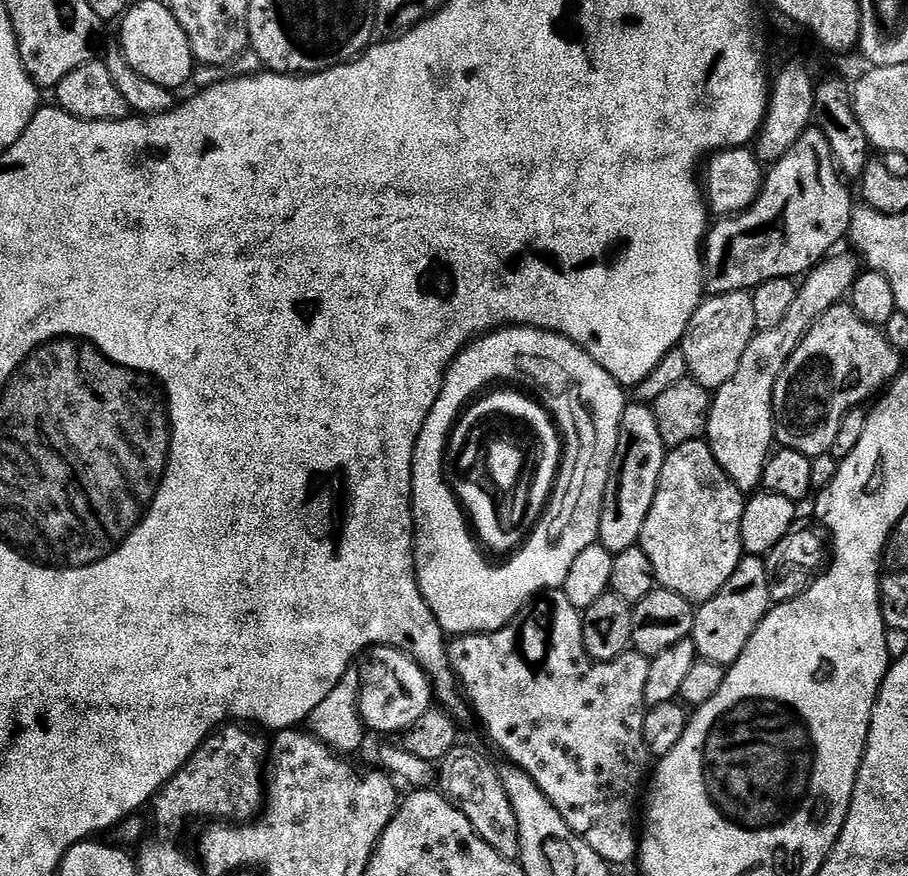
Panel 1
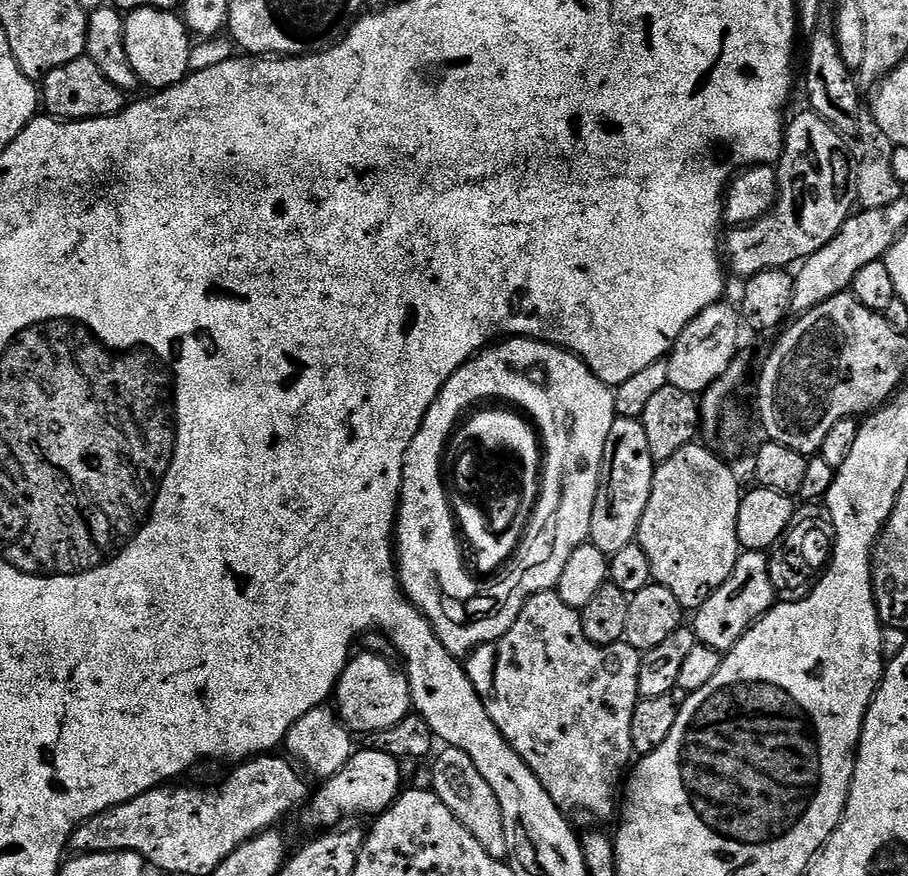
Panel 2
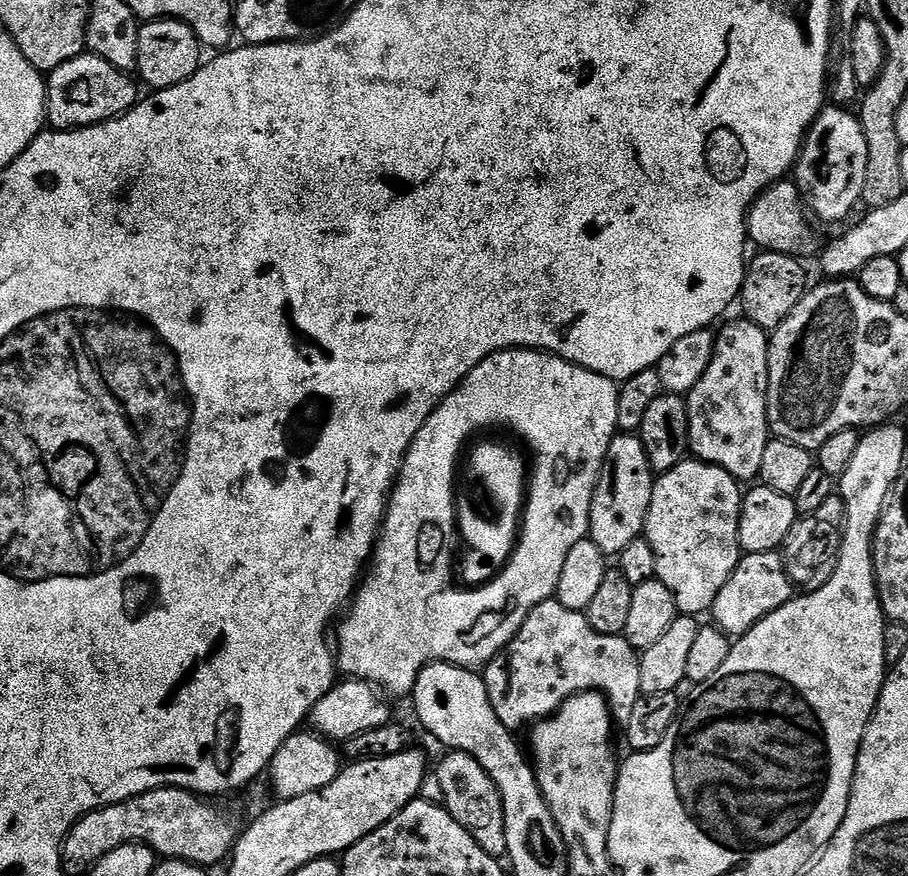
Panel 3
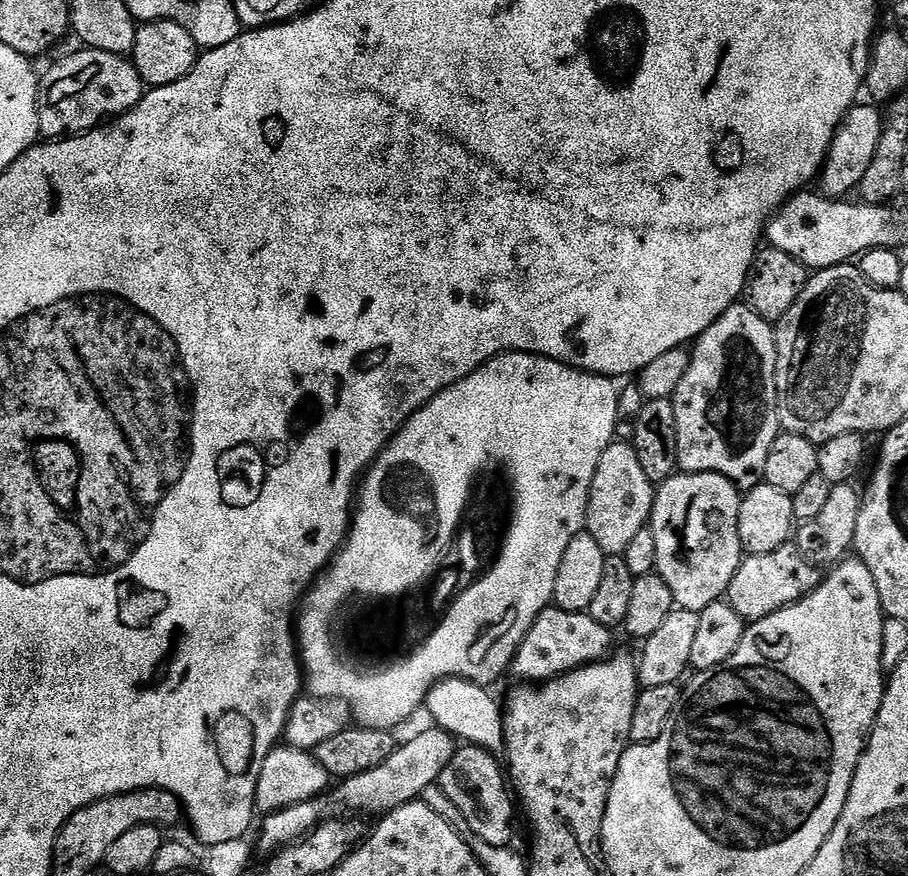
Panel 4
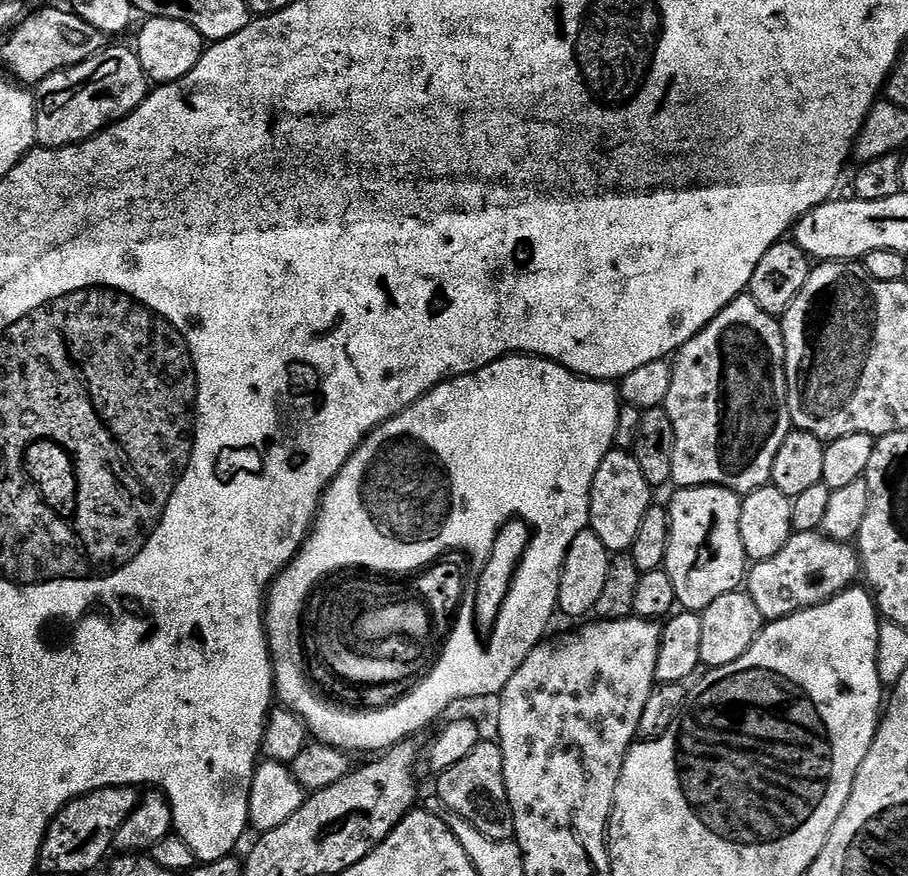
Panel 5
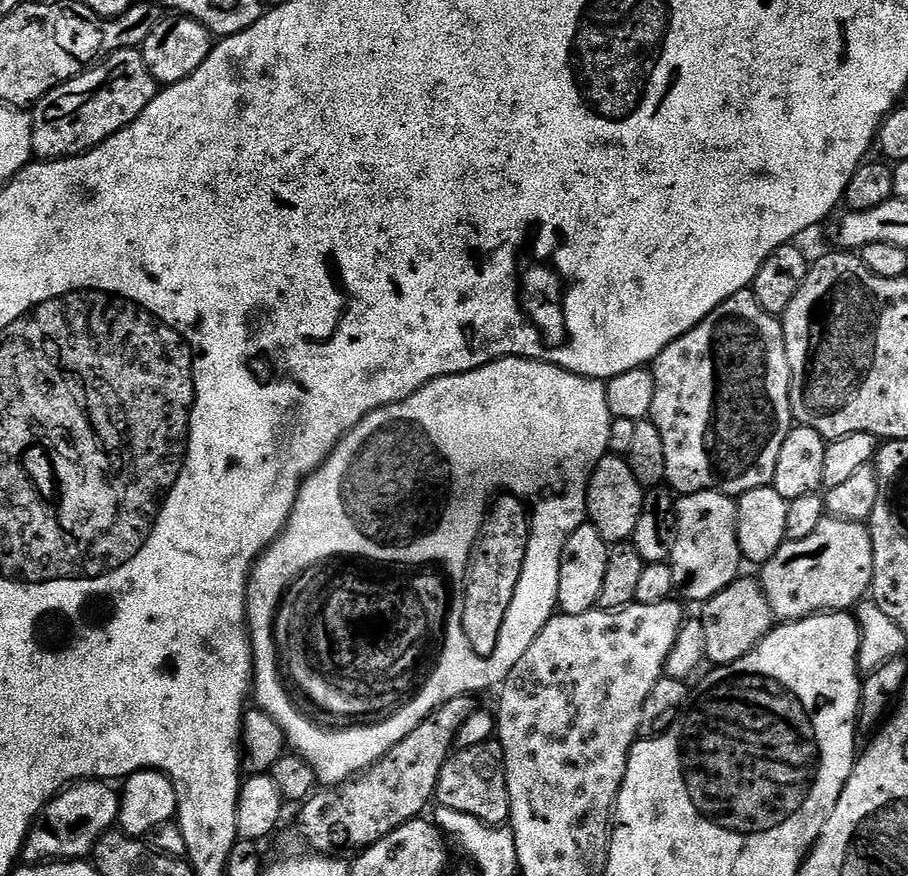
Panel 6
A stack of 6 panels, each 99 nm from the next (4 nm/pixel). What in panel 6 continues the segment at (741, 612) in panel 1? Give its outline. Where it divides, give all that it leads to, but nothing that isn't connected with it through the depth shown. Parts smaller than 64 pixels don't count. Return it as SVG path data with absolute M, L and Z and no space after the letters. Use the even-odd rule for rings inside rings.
M826 518L818 522L814 534L801 540L788 540L759 569L760 589L770 602L773 617L780 622L805 620L822 612L846 612L855 609L861 600L869 595L874 578L874 546L872 533L867 523L859 524L849 520Z

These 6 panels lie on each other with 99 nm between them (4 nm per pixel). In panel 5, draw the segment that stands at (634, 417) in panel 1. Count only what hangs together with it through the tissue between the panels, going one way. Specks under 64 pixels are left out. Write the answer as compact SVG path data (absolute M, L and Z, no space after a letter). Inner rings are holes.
M613 450L602 458L598 466L598 474L594 474L594 482L590 490L590 530L602 538L602 546L610 554L627 553L634 546L634 538L638 538L638 526L642 526L642 518L646 510L654 503L654 489L646 482L642 470L631 451Z

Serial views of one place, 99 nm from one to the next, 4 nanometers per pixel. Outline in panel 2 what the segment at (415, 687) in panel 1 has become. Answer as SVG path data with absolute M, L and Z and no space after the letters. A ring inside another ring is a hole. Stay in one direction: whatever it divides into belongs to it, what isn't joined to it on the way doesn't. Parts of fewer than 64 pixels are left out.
M359 652L349 659L340 681L336 683L335 711L353 734L391 732L394 726L398 726L398 722L405 720L413 711L408 673L401 669L399 672L386 657L376 652Z

